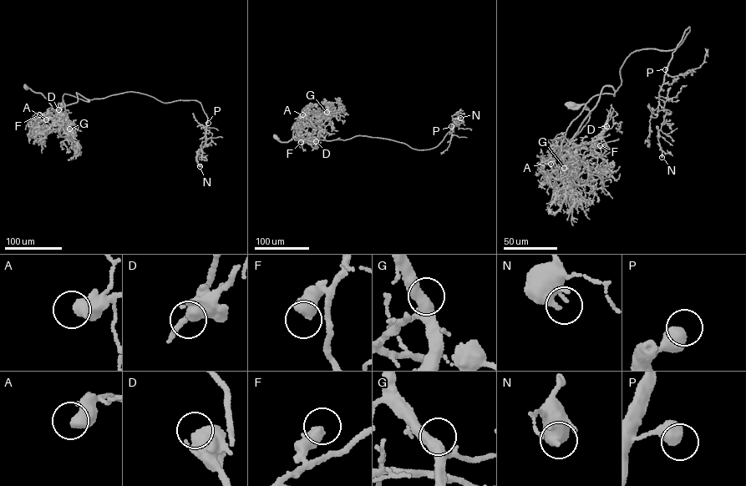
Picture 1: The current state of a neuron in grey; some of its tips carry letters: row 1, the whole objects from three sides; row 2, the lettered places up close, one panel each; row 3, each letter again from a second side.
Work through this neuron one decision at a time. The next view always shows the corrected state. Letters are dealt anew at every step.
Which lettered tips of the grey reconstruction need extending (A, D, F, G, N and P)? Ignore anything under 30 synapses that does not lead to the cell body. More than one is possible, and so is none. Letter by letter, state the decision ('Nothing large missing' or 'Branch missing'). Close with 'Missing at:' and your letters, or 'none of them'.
A: Nothing large missing
D: Branch missing
F: Nothing large missing
G: Nothing large missing
N: Nothing large missing
P: Nothing large missing
Missing at: D

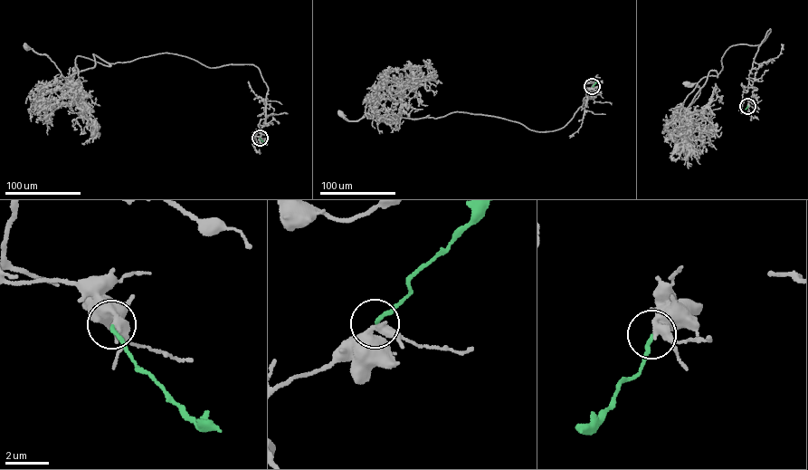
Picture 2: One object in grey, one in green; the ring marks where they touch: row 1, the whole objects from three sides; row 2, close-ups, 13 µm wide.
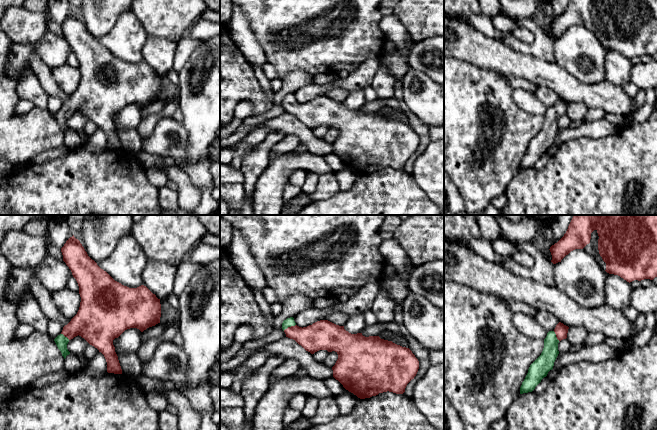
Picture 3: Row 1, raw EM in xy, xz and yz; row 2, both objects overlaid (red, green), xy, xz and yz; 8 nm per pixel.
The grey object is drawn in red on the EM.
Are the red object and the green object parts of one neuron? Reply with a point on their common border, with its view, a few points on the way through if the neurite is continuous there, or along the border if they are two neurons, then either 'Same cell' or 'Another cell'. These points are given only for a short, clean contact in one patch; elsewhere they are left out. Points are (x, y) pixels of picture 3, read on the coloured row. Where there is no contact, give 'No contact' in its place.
Touches red at xz (289, 327). Path across: xz (318, 336), (302, 336), (289, 327), (289, 322). Same cell

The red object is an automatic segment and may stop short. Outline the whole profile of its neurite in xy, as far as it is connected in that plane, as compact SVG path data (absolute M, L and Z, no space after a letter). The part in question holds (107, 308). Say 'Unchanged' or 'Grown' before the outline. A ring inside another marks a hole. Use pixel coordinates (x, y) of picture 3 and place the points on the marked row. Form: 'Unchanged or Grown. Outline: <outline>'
Grown. Outline: M74 235L66 241L61 252L63 261L78 283L81 302L77 314L63 327L61 334L54 341L65 359L70 354L67 349L68 342L79 335L104 355L108 373L122 374L113 340L127 329L137 328L143 332L160 323L160 299L144 285L129 288L115 281L88 256Z

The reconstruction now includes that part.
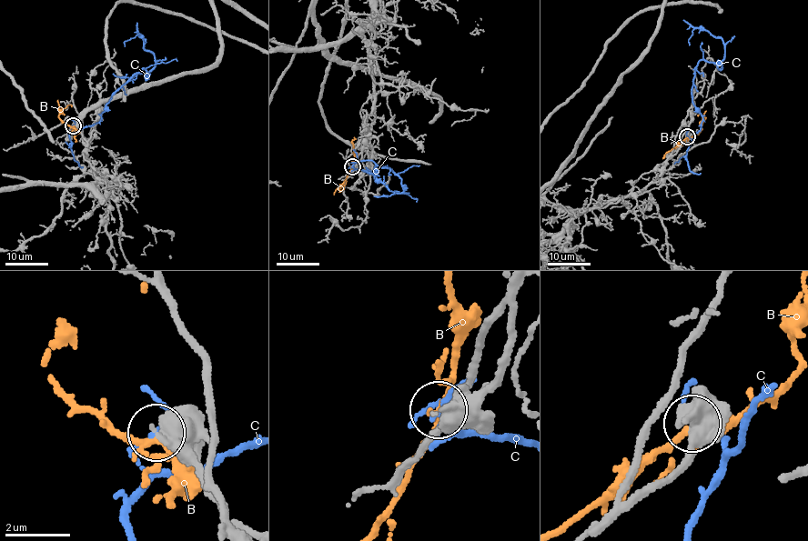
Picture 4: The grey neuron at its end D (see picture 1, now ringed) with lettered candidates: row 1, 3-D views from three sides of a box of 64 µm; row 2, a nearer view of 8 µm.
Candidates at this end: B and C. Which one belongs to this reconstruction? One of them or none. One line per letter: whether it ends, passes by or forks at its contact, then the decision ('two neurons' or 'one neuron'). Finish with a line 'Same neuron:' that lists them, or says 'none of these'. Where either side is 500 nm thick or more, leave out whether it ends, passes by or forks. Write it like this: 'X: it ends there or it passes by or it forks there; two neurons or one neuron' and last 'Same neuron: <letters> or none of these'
B: it forks there; two neurons
C: it passes by; two neurons
Same neuron: none of these

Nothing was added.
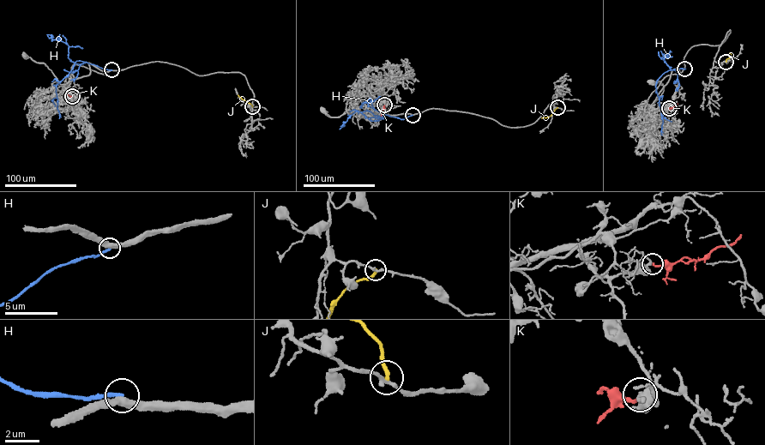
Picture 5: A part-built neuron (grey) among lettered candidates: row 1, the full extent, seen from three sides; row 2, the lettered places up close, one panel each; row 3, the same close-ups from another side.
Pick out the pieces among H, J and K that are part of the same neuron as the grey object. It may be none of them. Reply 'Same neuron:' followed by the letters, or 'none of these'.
Same neuron: K

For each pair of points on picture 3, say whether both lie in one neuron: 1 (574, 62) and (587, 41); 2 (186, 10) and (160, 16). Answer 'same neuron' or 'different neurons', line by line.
1: same neuron
2: same neuron

